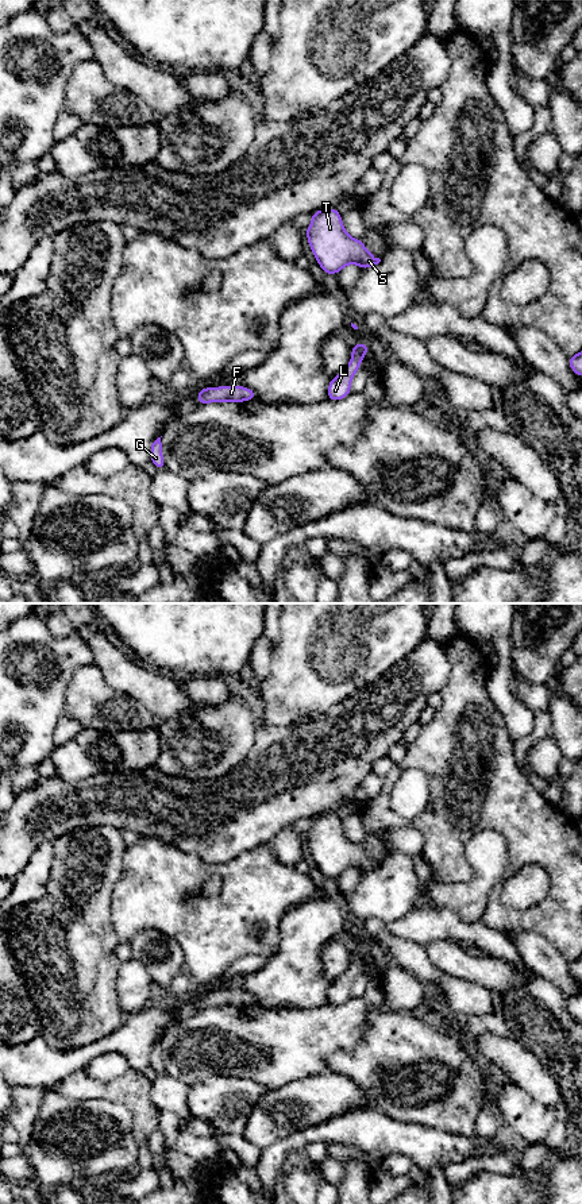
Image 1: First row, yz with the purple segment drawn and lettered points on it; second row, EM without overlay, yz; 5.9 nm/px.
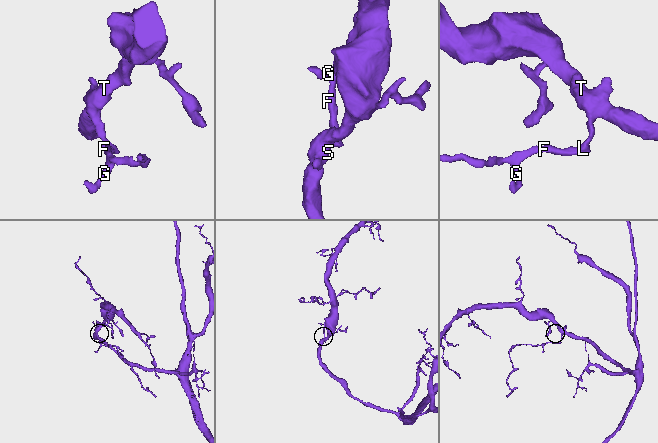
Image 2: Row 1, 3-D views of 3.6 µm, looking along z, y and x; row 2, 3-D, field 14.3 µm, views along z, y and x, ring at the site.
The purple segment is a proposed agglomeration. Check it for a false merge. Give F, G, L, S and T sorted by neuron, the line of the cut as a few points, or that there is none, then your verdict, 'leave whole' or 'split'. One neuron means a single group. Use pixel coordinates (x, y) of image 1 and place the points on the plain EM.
F G L S T; no cut; leave whole

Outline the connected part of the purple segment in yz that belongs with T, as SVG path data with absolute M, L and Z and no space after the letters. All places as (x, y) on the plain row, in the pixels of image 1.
M336 813L320 814L311 819L312 826L304 838L324 879L339 879L344 871L352 868L363 876L381 867L369 857L361 844L347 838Z

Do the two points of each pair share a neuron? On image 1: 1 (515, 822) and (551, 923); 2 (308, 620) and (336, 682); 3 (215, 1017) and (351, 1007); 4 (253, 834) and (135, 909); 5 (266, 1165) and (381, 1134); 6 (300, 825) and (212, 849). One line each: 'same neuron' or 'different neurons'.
1: same neuron
2: same neuron
3: same neuron
4: different neurons
5: same neuron
6: different neurons

